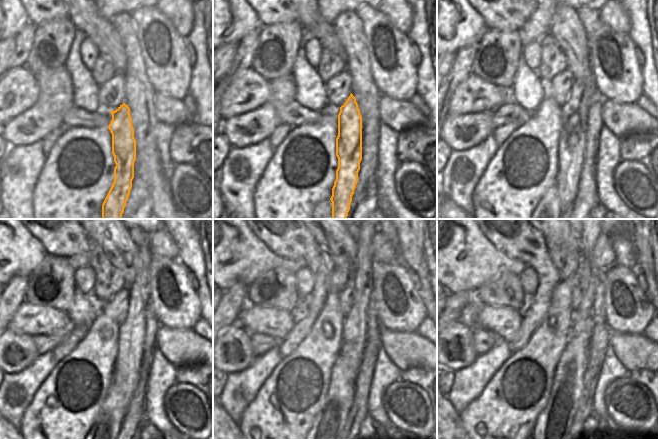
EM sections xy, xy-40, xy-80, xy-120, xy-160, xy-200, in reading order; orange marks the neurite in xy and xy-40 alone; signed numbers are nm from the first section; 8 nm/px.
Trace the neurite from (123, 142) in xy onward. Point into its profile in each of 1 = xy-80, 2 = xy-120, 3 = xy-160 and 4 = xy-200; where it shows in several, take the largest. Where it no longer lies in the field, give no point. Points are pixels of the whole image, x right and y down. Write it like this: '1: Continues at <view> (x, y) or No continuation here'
1: Continues at xy-80 (572, 144)
2: Continues at xy-120 (128, 363)
3: Continues at xy-160 (355, 328)
4: Continues at xy-200 (582, 324).

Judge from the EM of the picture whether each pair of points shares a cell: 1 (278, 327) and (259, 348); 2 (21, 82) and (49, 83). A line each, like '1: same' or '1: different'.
1: different
2: different

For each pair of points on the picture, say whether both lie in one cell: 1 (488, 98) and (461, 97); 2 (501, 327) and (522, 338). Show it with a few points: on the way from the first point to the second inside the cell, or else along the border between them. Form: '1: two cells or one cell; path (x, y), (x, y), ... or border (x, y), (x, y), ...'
1: one cell; path (481, 96), (473, 95), (468, 97)
2: two cells; border (523, 318), (520, 329), (509, 342)

